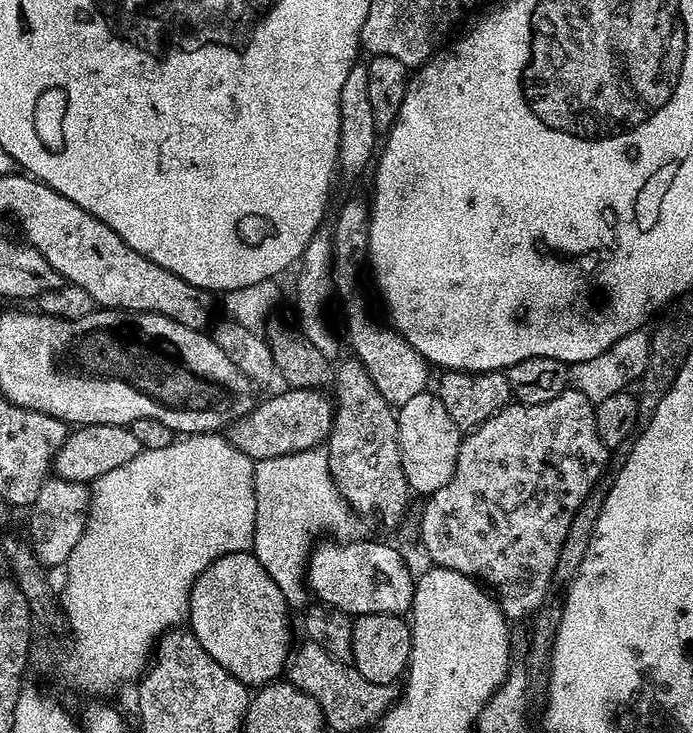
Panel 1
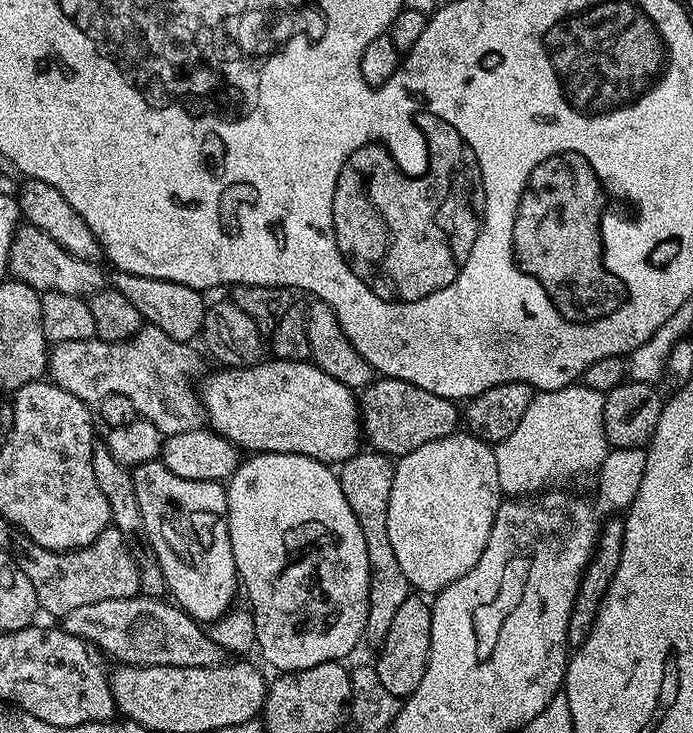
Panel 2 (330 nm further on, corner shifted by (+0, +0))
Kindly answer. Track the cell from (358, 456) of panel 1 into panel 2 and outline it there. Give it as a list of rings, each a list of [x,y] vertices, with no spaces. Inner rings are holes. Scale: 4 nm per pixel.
[[[371,450],[357,452],[338,468],[342,494],[346,494],[346,502],[350,502],[350,510],[354,510],[358,526],[362,526],[362,538],[366,538],[366,554],[370,558],[368,617],[364,635],[367,643],[370,642],[373,646],[383,644],[390,630],[390,624],[394,622],[394,614],[398,614],[398,606],[402,606],[402,602],[406,602],[406,598],[410,595],[408,579],[406,574],[402,574],[402,566],[398,566],[398,557],[394,554],[394,546],[390,546],[390,534],[386,530],[390,486],[394,486],[395,473],[393,457]]]

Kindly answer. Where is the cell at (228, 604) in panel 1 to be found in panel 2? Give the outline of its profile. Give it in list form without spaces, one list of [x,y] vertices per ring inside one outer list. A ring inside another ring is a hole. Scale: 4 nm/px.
[[[159,459],[146,460],[131,469],[134,494],[138,494],[138,510],[142,510],[143,535],[152,543],[154,559],[164,575],[164,587],[186,615],[199,622],[211,622],[233,607],[238,592],[234,550],[230,550],[228,533],[228,489],[214,480],[178,478]]]

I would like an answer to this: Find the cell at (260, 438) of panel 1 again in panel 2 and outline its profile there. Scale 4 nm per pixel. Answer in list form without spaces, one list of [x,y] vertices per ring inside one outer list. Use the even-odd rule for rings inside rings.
[[[373,379],[359,397],[360,426],[367,447],[373,452],[382,452],[385,456],[399,458],[410,454],[410,450],[418,450],[418,446],[426,446],[426,442],[434,442],[434,438],[446,438],[461,427],[462,412],[457,401],[448,400],[438,394],[430,394],[430,390],[422,390],[422,386],[414,386],[405,380]]]

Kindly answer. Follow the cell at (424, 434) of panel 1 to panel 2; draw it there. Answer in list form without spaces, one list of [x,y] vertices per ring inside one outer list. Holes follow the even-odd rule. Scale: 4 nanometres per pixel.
[[[460,435],[434,438],[434,442],[426,442],[426,446],[418,446],[418,450],[410,450],[410,454],[395,461],[396,473],[394,486],[390,486],[386,530],[390,534],[390,546],[394,546],[394,554],[398,557],[398,566],[402,566],[402,574],[406,574],[409,585],[420,594],[439,592],[450,582],[462,578],[462,574],[482,558],[482,550],[486,550],[490,530],[502,503],[493,445],[478,436]]]

